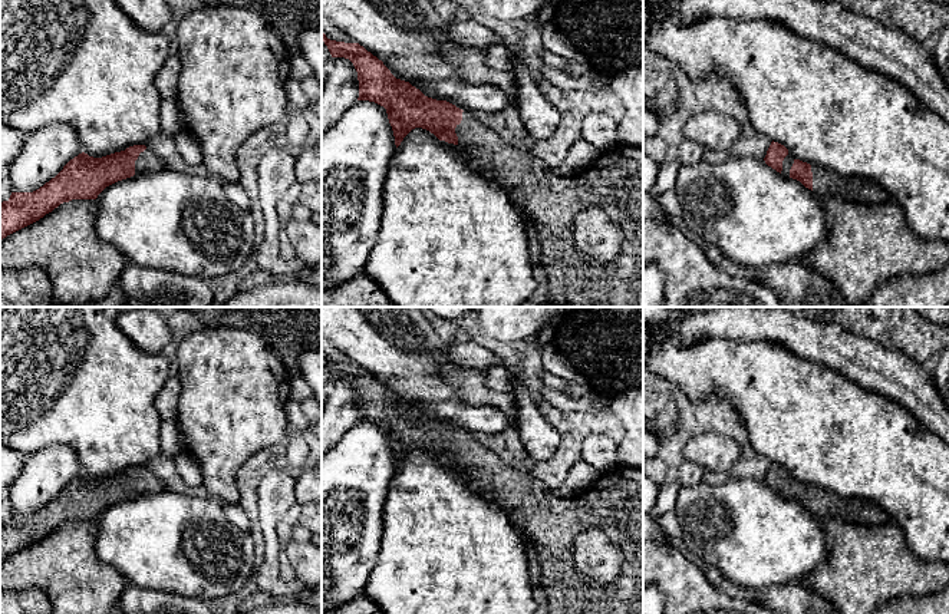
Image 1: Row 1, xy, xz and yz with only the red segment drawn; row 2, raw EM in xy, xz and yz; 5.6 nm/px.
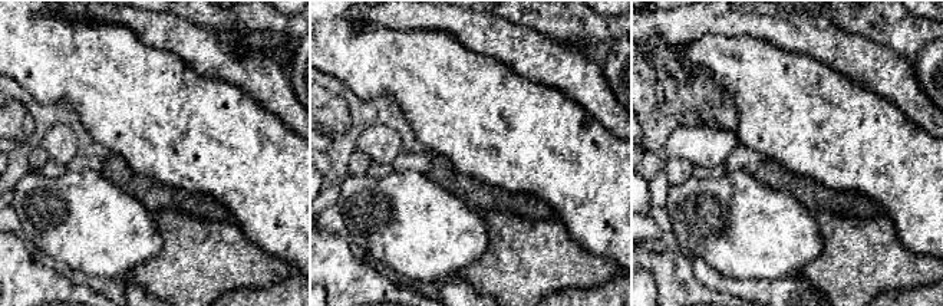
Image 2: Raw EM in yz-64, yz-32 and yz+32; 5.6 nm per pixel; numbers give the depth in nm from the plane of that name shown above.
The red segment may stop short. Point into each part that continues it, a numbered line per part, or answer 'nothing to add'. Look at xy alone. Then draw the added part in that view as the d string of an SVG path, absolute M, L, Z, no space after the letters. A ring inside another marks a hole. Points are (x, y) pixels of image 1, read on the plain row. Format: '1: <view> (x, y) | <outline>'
1: xy (147, 482) | M149 469L139 475L135 482L135 496L144 493L158 493L167 489L162 481L155 476Z

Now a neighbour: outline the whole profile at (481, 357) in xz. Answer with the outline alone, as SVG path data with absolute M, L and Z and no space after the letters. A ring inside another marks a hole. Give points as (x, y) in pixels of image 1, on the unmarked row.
M478 340L458 341L452 344L454 360L471 370L482 372L488 367L495 366L511 366L511 359L502 359L490 350L485 344Z

